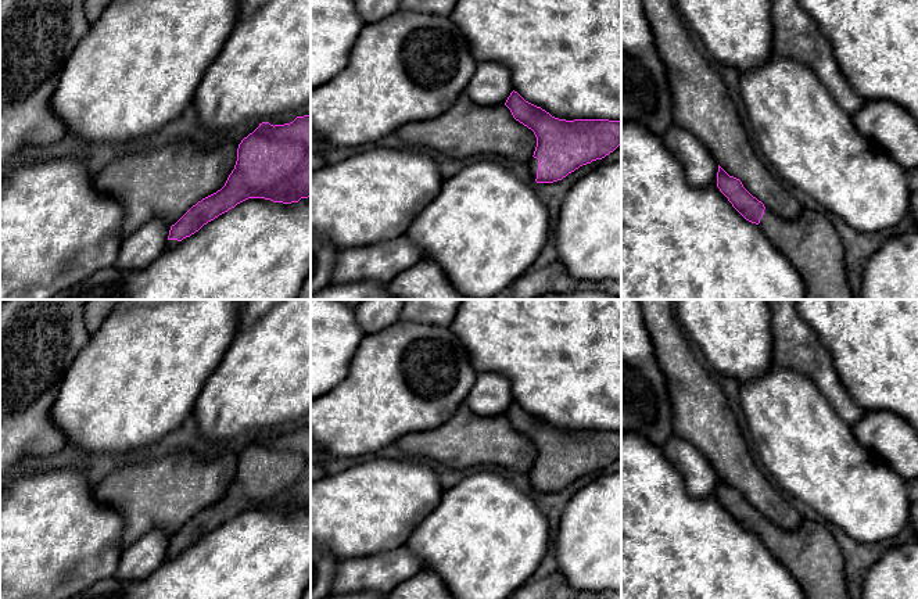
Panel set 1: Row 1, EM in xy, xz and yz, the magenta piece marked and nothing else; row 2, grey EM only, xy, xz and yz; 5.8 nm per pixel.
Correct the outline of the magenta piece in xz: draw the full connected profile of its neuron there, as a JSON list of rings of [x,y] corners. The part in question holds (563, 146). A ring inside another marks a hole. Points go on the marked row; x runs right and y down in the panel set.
[[[514,90],[505,105],[537,137],[534,155],[528,161],[534,183],[562,180],[580,166],[605,158],[621,144],[620,121],[559,119]]]

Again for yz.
[[[720,165],[717,187],[746,220],[760,226],[790,262],[803,281],[804,300],[854,300],[843,243],[824,212],[803,207],[796,219],[783,219]]]

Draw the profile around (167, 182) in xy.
[[[179,140],[158,150],[121,151],[94,179],[97,190],[115,198],[123,208],[123,240],[146,223],[162,216],[175,225],[193,205],[220,190],[237,161],[239,144],[223,141],[216,147]]]

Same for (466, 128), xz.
[[[466,93],[441,115],[401,126],[397,136],[413,150],[444,153],[453,158],[495,154],[528,162],[537,147],[531,129],[516,121],[505,105],[481,105]]]

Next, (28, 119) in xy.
[[[0,0],[0,168],[21,148],[53,144],[67,133],[51,110],[53,94],[68,57],[90,26],[85,0]]]

